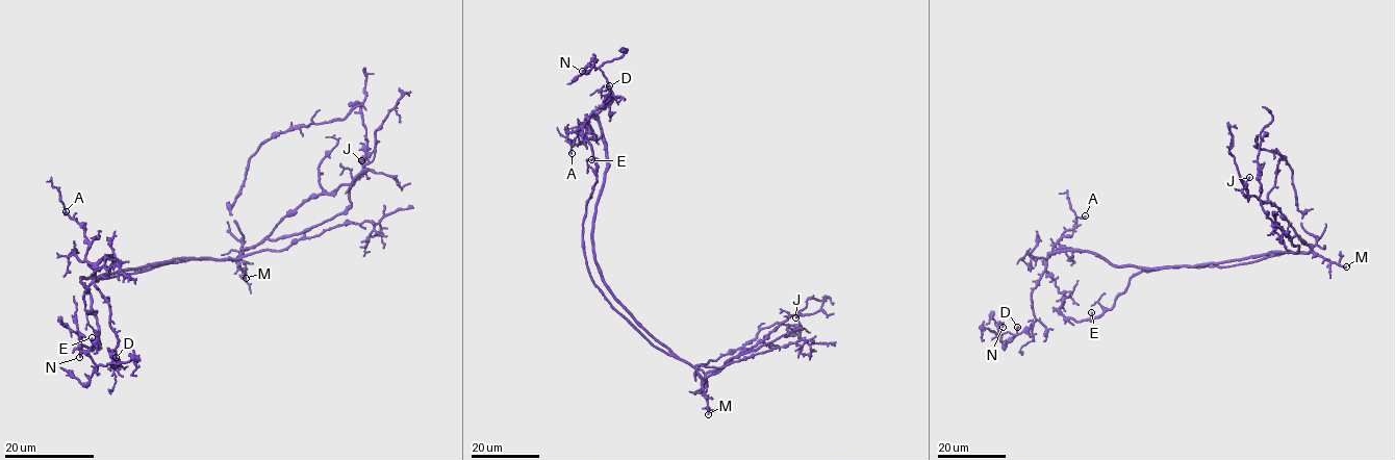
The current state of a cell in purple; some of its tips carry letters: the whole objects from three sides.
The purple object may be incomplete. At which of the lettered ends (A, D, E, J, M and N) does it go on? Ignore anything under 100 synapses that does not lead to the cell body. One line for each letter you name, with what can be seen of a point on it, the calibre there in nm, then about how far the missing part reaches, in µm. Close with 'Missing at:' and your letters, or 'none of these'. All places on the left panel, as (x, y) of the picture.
M: at (246, 278); 180 nm thick; about 50 µm are missing
Missing at: M

